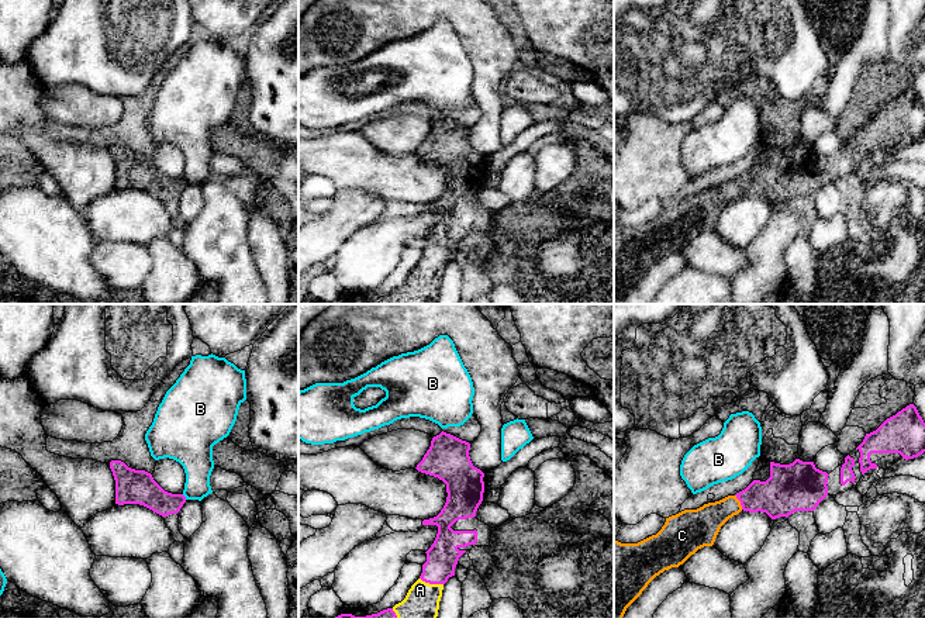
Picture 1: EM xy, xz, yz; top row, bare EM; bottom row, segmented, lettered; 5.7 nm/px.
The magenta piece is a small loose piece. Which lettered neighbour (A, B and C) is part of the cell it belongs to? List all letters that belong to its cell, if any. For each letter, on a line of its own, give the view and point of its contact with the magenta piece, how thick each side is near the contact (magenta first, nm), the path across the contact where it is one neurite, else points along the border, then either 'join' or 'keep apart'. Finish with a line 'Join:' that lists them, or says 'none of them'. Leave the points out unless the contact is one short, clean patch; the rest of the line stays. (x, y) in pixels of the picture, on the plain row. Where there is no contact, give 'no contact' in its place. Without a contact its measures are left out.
A: xz (431, 268) | 180/220 nm | join
B: xy (185, 182) | 170/190 nm | along xy (182, 179), (186, 183) | keep apart
C: yz (739, 185) | 240/190 nm | across yz (782, 179), (739, 185), (703, 209) | join
Join: A, C

